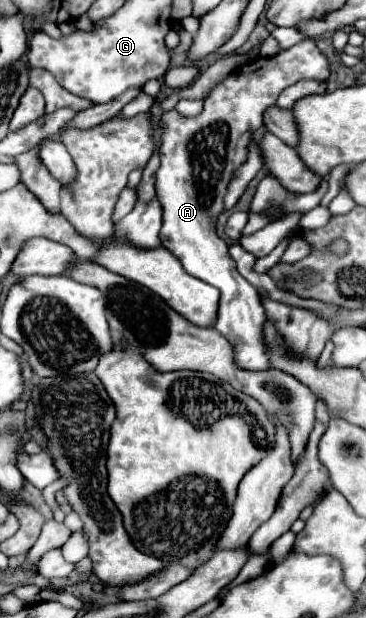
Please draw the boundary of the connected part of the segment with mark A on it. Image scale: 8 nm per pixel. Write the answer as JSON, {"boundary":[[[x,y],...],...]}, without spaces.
{"boundary":[[[303,40],[269,58],[259,56],[247,66],[237,68],[223,84],[209,92],[203,112],[195,118],[183,118],[177,110],[163,114],[163,136],[159,146],[161,168],[155,182],[163,206],[161,244],[181,260],[191,276],[219,288],[221,302],[215,328],[235,348],[237,366],[247,370],[269,368],[269,356],[261,342],[261,328],[267,316],[259,292],[255,292],[255,288],[237,272],[235,262],[227,252],[227,244],[215,232],[215,224],[225,210],[223,198],[233,172],[247,160],[247,144],[241,144],[239,138],[261,128],[265,108],[277,102],[283,88],[305,78],[329,78],[329,62],[313,40]]]}

